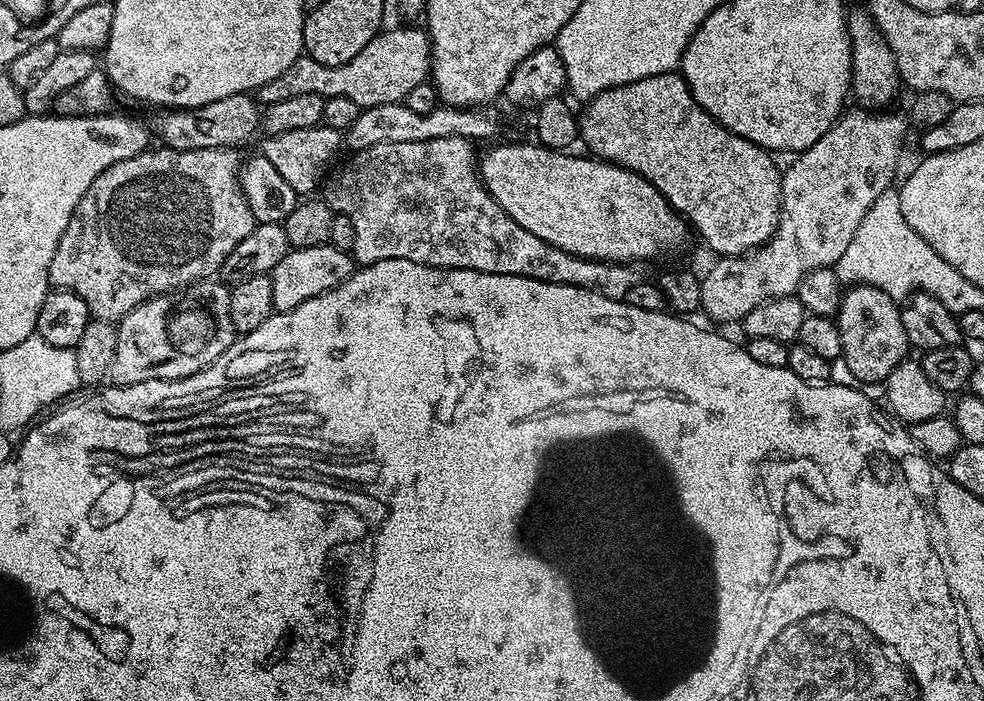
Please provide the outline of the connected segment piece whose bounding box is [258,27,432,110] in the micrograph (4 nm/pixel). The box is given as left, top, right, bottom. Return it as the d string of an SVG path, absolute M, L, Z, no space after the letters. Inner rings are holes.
M423 27L392 28L389 32L377 32L358 54L354 54L354 58L350 58L350 62L342 62L342 66L322 66L322 62L314 62L314 58L302 54L286 71L278 74L274 82L266 82L266 86L258 90L258 100L267 106L298 94L318 94L325 98L351 98L361 110L399 104L414 86L429 79L431 71L432 43L428 41L427 31Z

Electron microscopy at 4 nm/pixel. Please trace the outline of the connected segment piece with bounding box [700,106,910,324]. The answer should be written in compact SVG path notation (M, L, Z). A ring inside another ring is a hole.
M859 106L853 107L853 109L853 112L851 110L845 111L832 128L826 130L826 134L822 134L822 138L818 138L818 142L814 142L814 146L810 146L805 152L799 153L793 159L796 161L789 168L783 169L780 181L780 221L774 235L765 244L761 244L760 247L744 256L719 257L715 261L717 264L708 273L703 273L700 281L702 286L700 306L703 315L708 315L710 319L717 320L720 324L732 324L735 320L736 323L742 322L746 318L746 314L750 314L750 310L754 310L754 306L762 306L768 300L777 300L783 296L793 295L798 282L802 282L802 278L806 278L806 274L810 274L810 270L831 268L838 262L838 258L842 258L846 246L850 246L850 238L854 238L854 230L858 230L858 222L862 222L862 218L866 218L866 210L870 210L870 206L874 206L874 198L878 198L883 192L887 192L893 187L892 179L895 178L896 167L900 164L900 147L904 144L904 131L910 128L909 121L903 115L900 117L898 113L892 112L893 110L865 110Z

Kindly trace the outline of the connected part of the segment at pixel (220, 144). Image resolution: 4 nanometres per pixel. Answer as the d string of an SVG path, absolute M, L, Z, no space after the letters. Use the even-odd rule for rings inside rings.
M249 93L230 95L228 98L194 108L169 109L162 112L156 130L167 147L193 152L196 149L238 148L259 129L262 112Z

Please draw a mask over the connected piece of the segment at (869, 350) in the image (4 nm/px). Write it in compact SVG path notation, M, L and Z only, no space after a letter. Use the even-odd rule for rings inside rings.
M853 284L843 293L840 311L836 313L834 319L842 334L842 357L861 385L885 380L890 370L894 370L894 366L901 364L909 355L910 345L906 338L906 329L902 326L900 310L901 305L893 300L890 294L869 284Z

